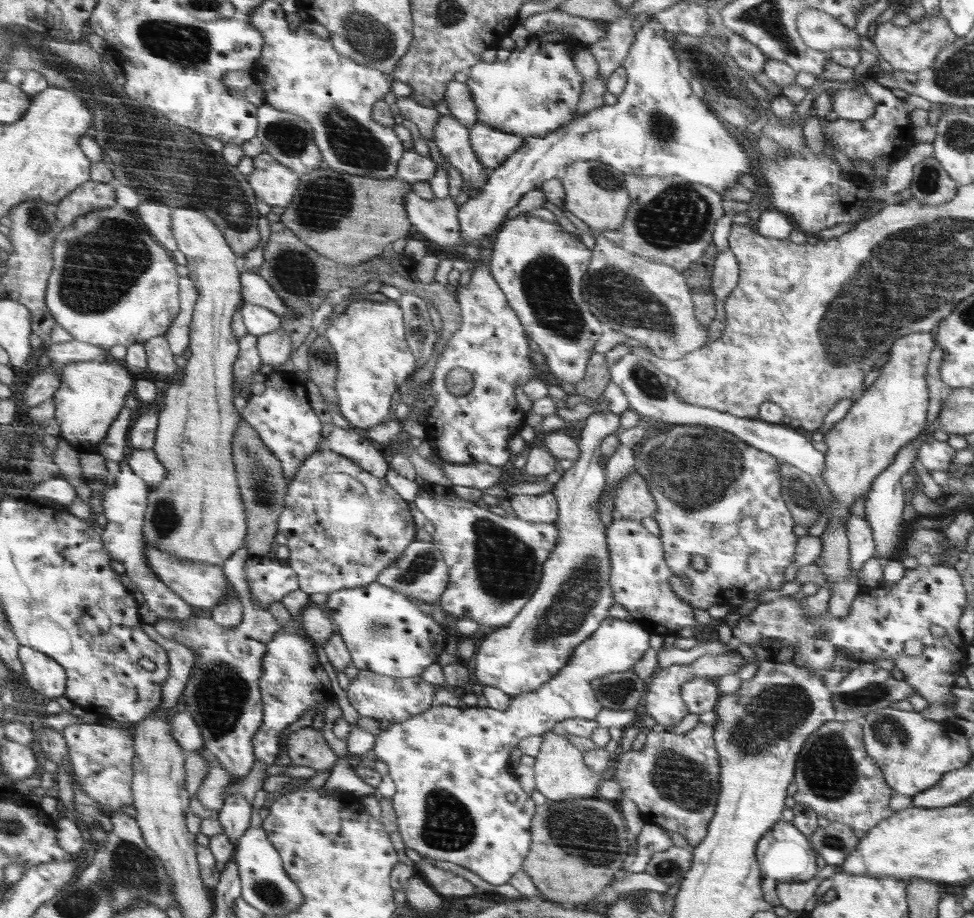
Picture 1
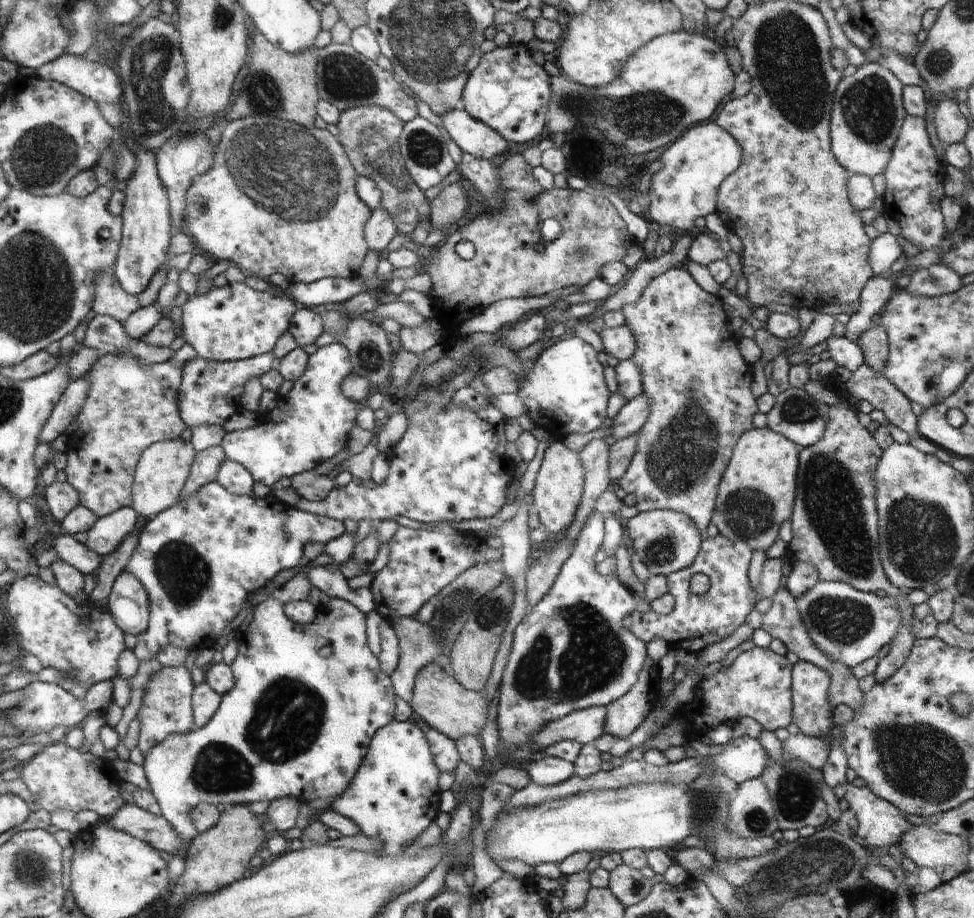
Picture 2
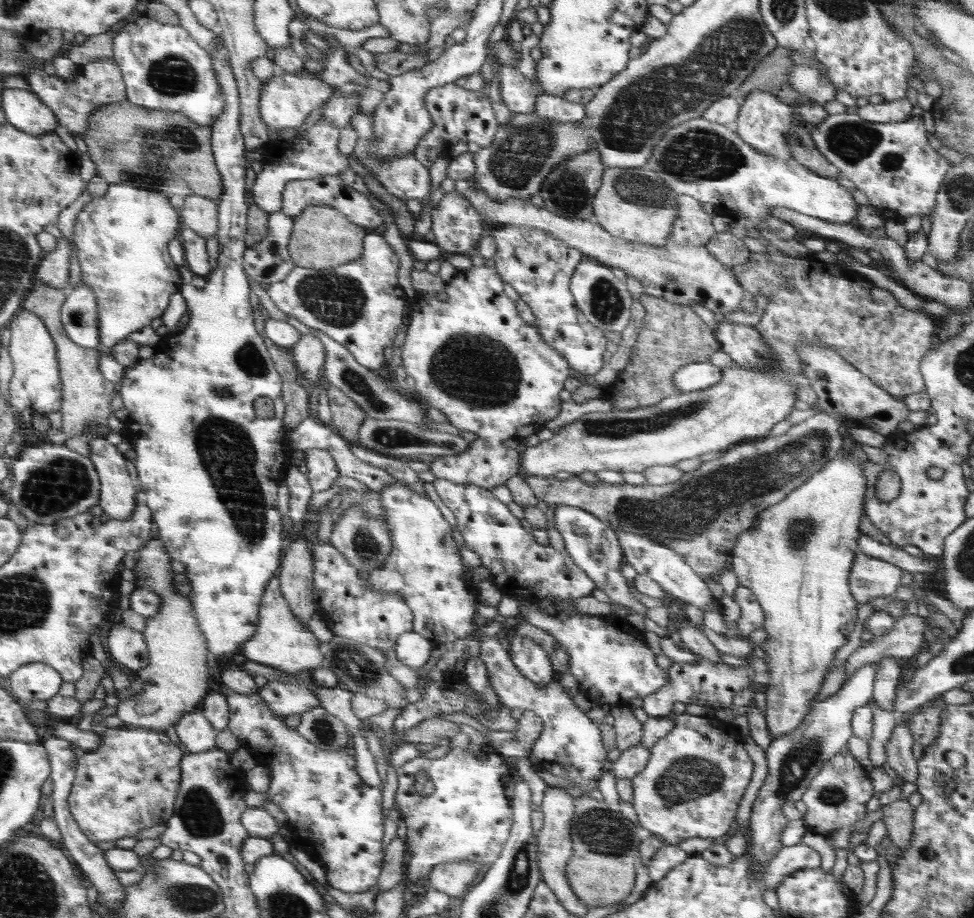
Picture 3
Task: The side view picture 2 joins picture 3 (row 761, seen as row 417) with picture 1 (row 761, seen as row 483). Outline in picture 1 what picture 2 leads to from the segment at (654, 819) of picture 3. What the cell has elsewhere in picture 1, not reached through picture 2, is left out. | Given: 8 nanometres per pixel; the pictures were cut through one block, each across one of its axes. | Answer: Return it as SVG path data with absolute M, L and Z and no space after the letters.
M698 723L684 734L669 731L650 731L641 750L633 750L616 756L616 781L623 791L622 796L630 798L640 811L645 823L658 825L668 832L680 833L690 848L701 844L707 835L707 826L715 813L720 794L720 755L716 751L712 725Z

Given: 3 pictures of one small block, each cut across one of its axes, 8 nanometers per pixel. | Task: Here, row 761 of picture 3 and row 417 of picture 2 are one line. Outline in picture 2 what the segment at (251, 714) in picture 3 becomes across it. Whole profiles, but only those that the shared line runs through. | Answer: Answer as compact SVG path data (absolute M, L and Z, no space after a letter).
M334 342L318 347L316 352L309 356L305 374L294 381L290 392L284 396L278 395L276 408L273 408L272 412L256 413L257 423L253 428L233 431L225 435L222 445L228 458L242 464L252 474L252 478L256 482L273 489L272 486L280 478L311 471L322 462L332 458L339 451L348 448L352 424L354 424L354 418L356 418L354 416L356 402L346 398L341 385L344 383L346 376L349 376L352 372L350 353L342 344Z

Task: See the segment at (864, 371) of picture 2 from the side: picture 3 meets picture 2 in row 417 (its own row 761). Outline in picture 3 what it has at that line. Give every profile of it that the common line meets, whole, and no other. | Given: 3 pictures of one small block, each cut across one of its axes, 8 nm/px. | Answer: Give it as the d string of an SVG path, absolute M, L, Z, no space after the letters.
M908 720L900 725L896 725L890 734L890 739L886 741L886 764L903 777L905 782L917 784L917 760L912 754L912 732L908 728Z

